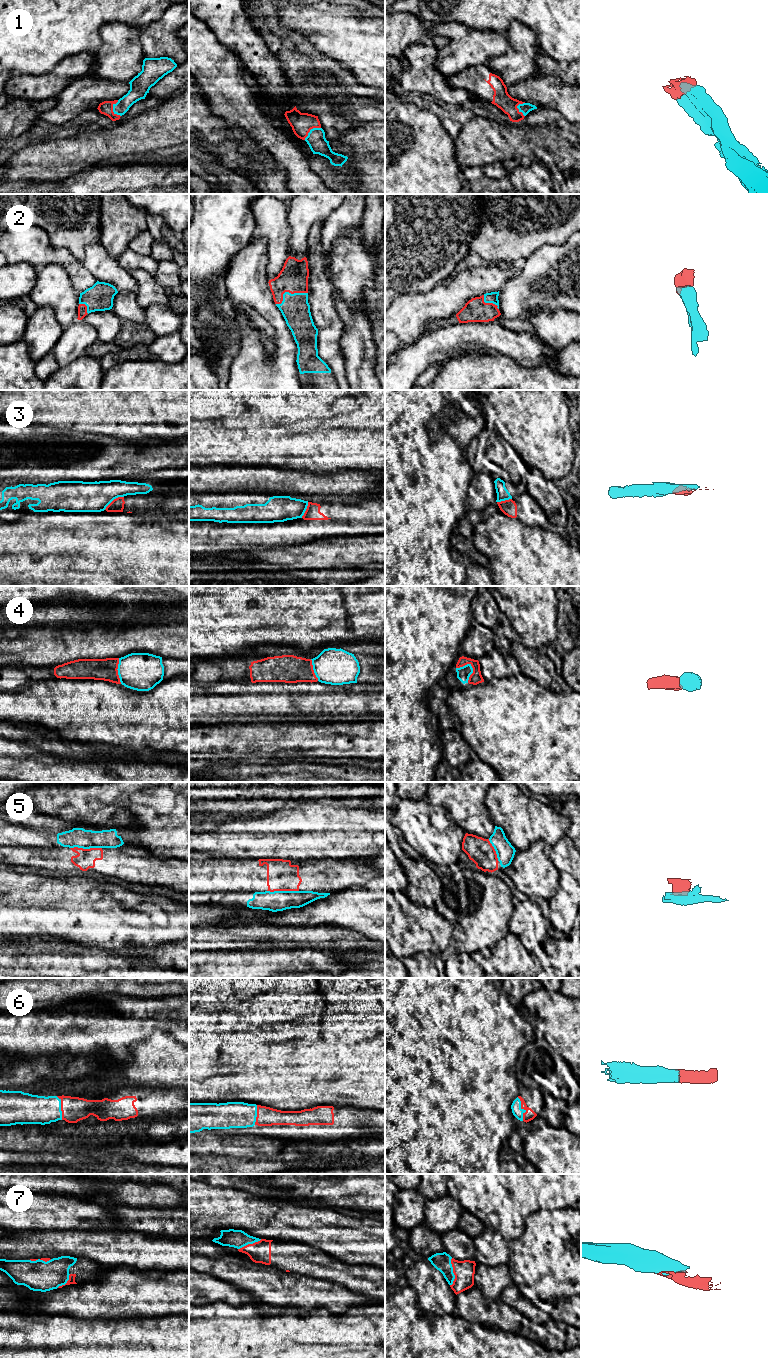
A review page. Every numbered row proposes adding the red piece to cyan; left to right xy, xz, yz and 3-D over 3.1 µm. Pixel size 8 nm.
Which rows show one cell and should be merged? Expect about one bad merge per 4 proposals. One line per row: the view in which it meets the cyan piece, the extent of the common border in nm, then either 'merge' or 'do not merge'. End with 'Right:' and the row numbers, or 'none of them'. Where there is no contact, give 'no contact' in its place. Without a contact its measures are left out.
1: meets cyan in xy; contact 140 nm long; merge
2: meets cyan in xz; contact 280 nm long; merge
3: meets cyan in xy; contact 190 nm long; do not merge
4: meets cyan in yz; contact 160 nm long; merge
5: meets cyan in xy; contact 260 nm long; merge
6: meets cyan in yz; contact 200 nm long; merge
7: meets cyan in yz; contact 220 nm long; merge
Right: 1, 2, 4, 5, 6, 7

